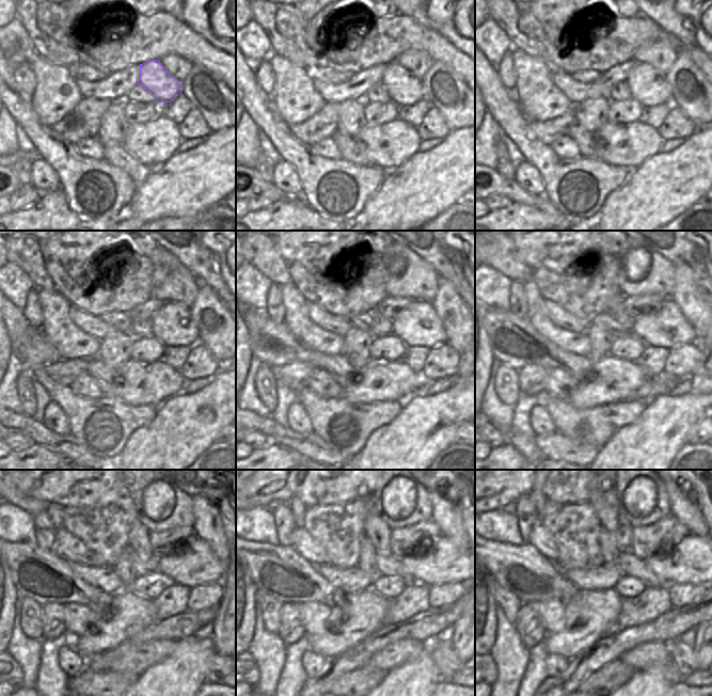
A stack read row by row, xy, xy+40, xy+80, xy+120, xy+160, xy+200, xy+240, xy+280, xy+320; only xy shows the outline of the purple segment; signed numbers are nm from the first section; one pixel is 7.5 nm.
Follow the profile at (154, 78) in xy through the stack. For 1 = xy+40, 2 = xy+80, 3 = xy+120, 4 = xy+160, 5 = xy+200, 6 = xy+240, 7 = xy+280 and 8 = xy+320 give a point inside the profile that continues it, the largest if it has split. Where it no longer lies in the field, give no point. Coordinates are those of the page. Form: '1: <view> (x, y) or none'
1: xy+40 (404, 89)
2: xy+80 (648, 85)
3: xy+120 (173, 326)
4: xy+160 (417, 325)
5: xy+200 (664, 327)
6: xy+240 (194, 564)
7: xy+280 (445, 562)
8: xy+320 (692, 562)

